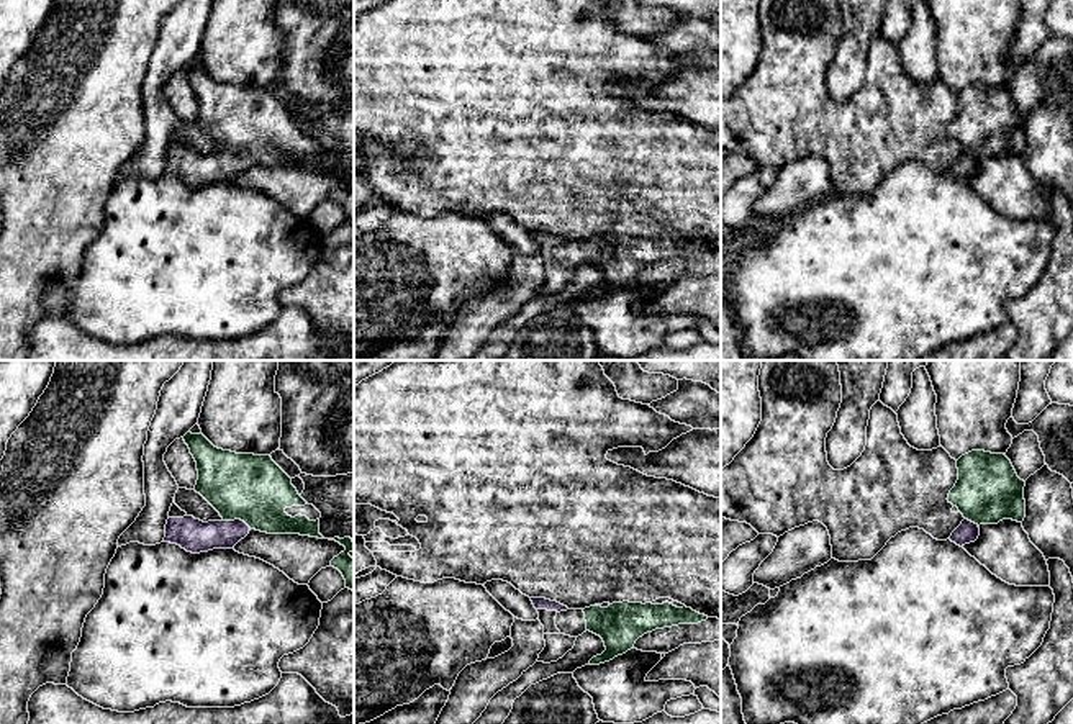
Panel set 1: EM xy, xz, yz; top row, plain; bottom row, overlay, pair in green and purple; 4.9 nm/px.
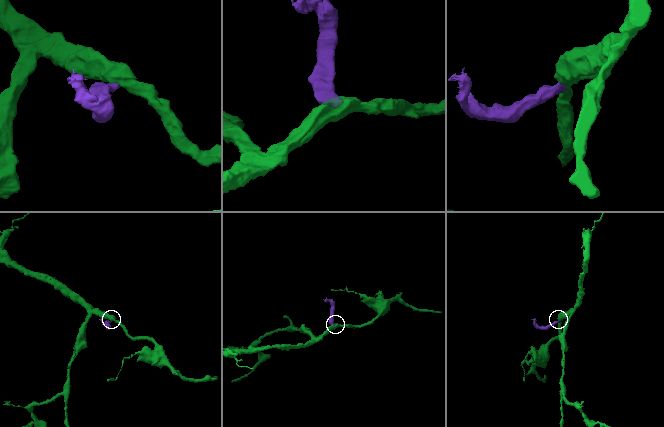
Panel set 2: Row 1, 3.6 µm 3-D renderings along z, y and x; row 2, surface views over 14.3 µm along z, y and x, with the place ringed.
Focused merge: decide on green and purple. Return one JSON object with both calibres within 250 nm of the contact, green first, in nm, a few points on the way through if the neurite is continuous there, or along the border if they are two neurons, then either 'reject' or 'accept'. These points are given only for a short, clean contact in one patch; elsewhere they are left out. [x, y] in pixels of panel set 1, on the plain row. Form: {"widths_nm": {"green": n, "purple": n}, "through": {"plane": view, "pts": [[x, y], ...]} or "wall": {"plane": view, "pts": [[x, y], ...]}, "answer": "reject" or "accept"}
{"widths_nm": {"green": 320, "purple": 160}, "through": {"plane": "xy", "pts": [[253, 122], [238, 151], [221, 167], [195, 169]]}, "answer": "accept"}

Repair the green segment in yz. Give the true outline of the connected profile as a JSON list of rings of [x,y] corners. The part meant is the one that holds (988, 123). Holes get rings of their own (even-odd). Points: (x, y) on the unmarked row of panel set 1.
[[[971,84],[957,93],[958,113],[948,126],[948,136],[963,147],[962,157],[952,165],[950,174],[957,179],[975,175],[980,169],[980,157],[998,157],[1003,152],[1022,156],[1025,151],[1024,120],[1004,87]]]

